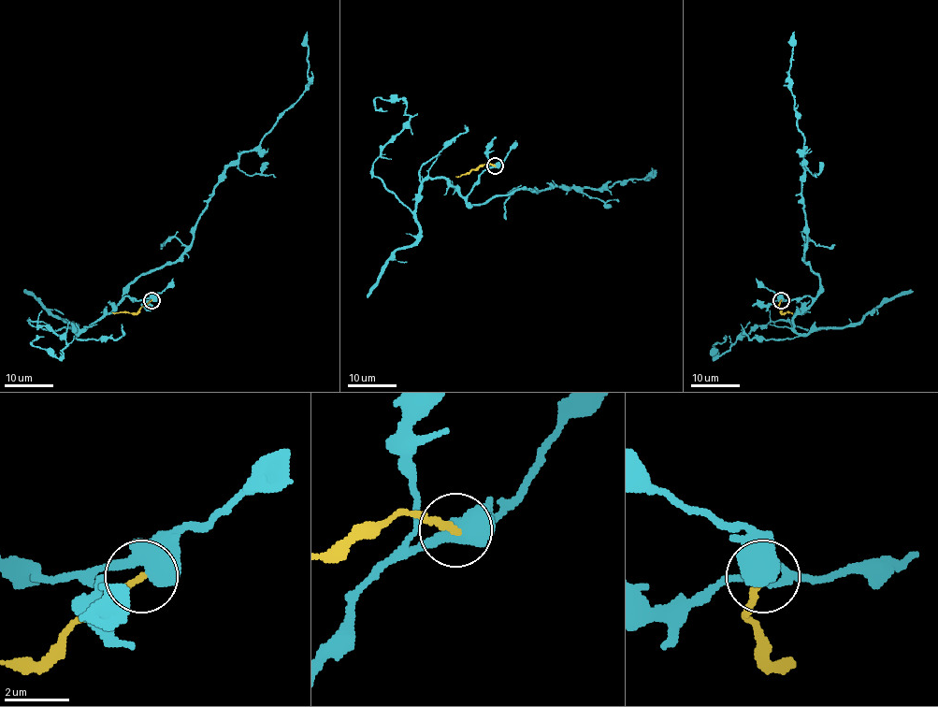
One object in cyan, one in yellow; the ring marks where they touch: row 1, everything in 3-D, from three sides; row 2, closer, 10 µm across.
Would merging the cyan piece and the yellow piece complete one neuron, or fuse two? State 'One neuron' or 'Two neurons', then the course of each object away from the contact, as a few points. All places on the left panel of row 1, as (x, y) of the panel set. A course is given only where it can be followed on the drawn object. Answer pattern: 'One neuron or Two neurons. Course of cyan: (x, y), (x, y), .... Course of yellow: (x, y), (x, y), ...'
Two neurons. Course of cyan: (151, 299), (123, 296), (139, 277), (177, 259), (219, 177), (252, 151), (303, 93), (307, 31). Course of yellow: (151, 300), (136, 312), (112, 312)

